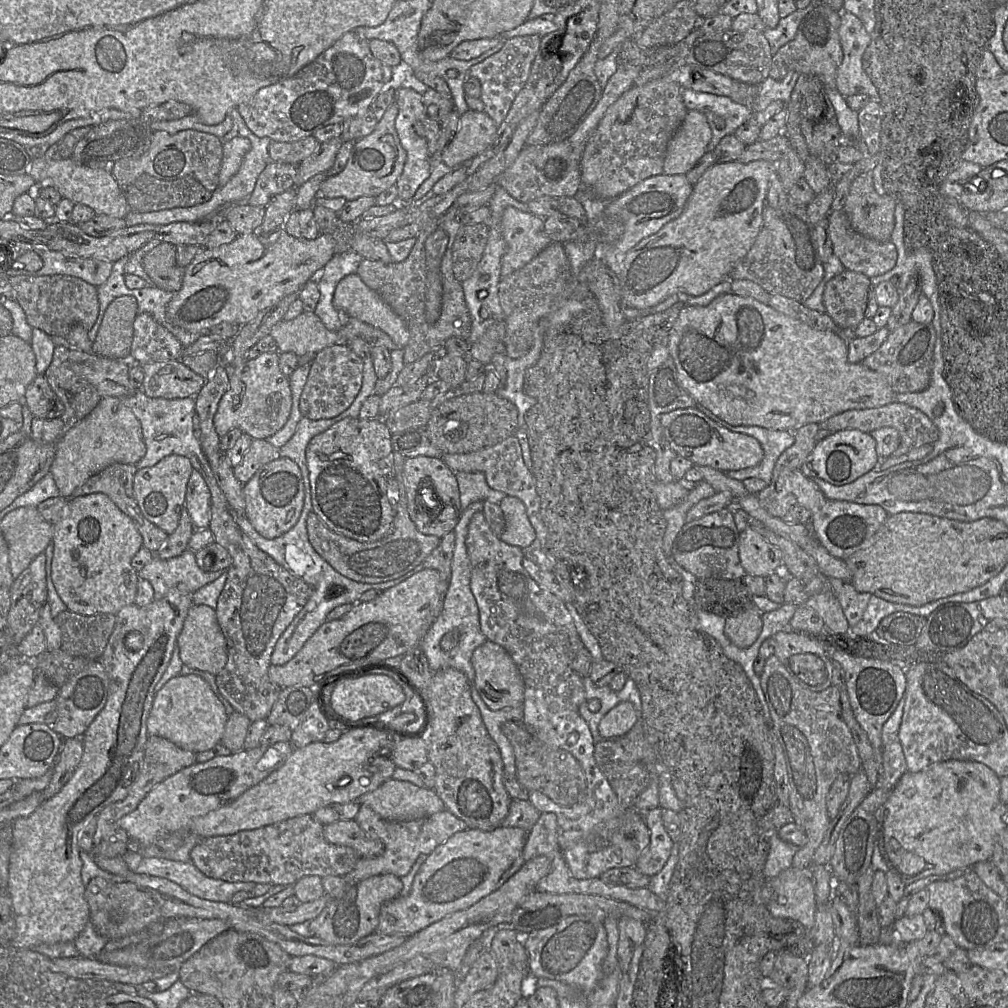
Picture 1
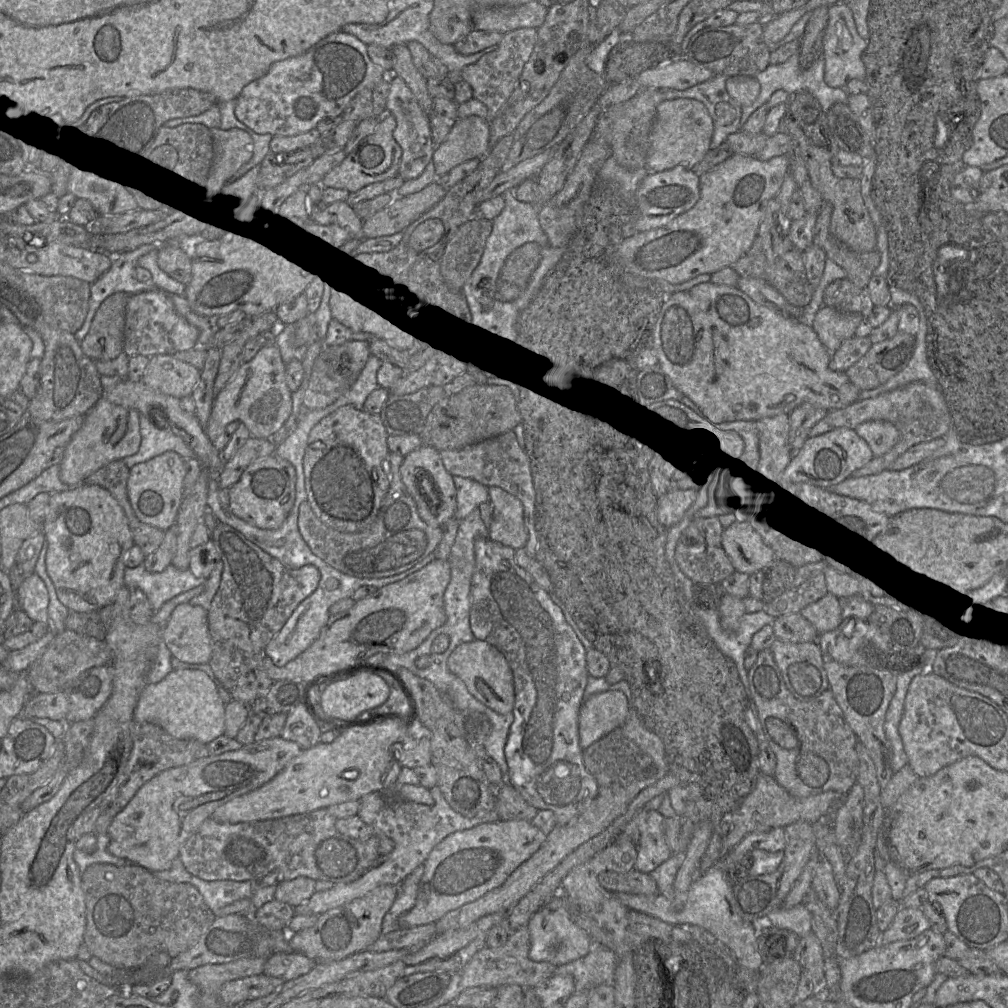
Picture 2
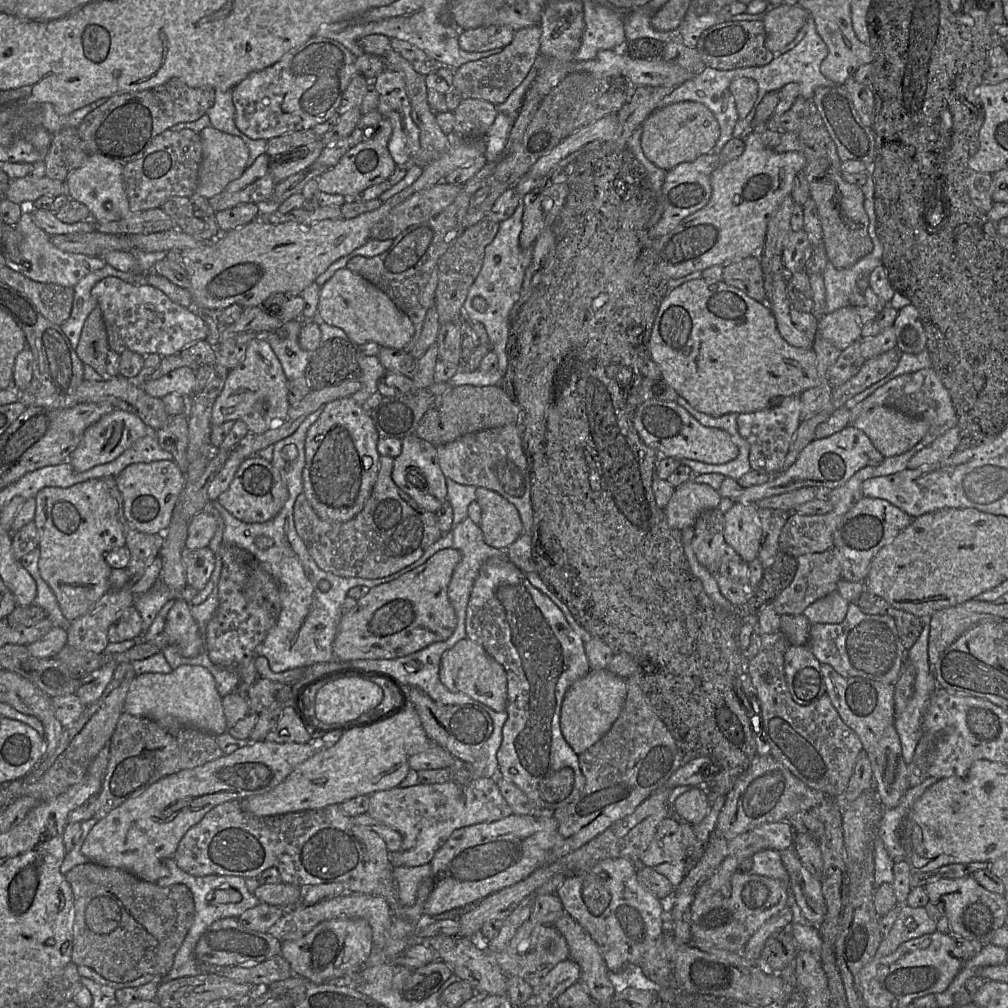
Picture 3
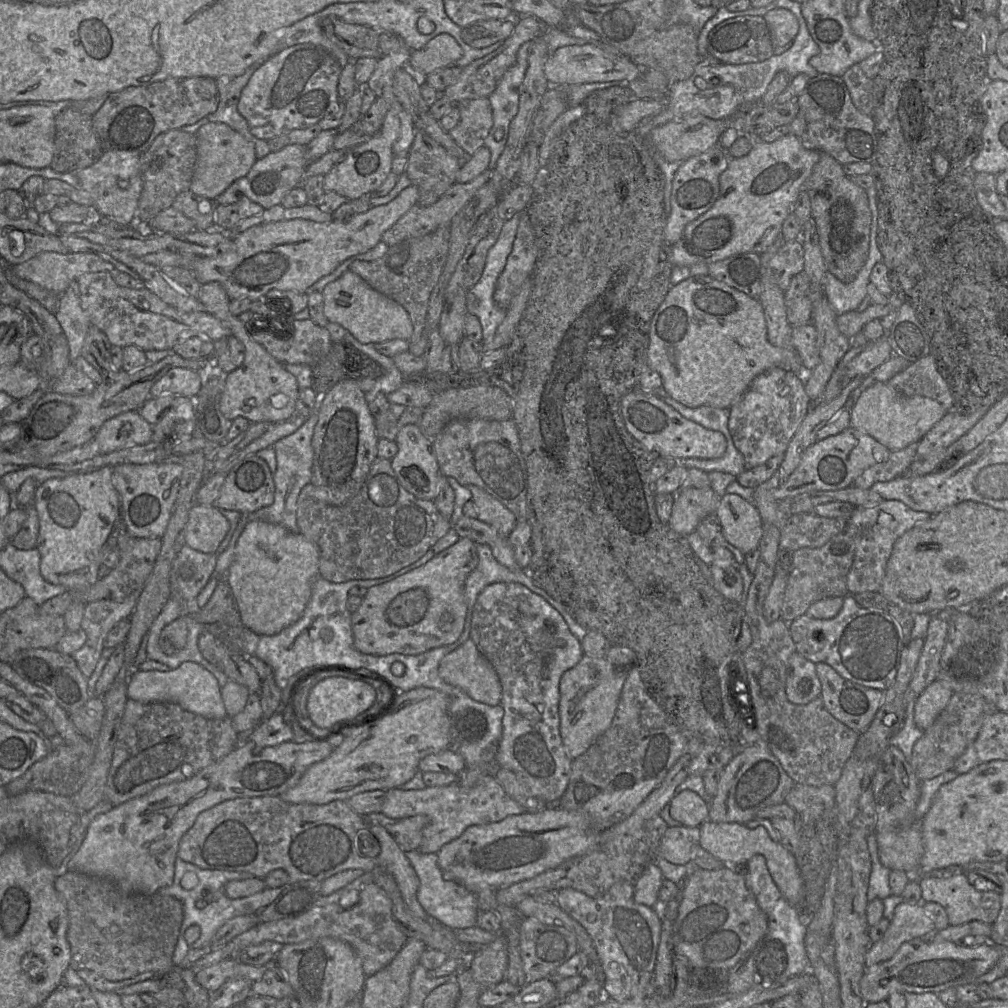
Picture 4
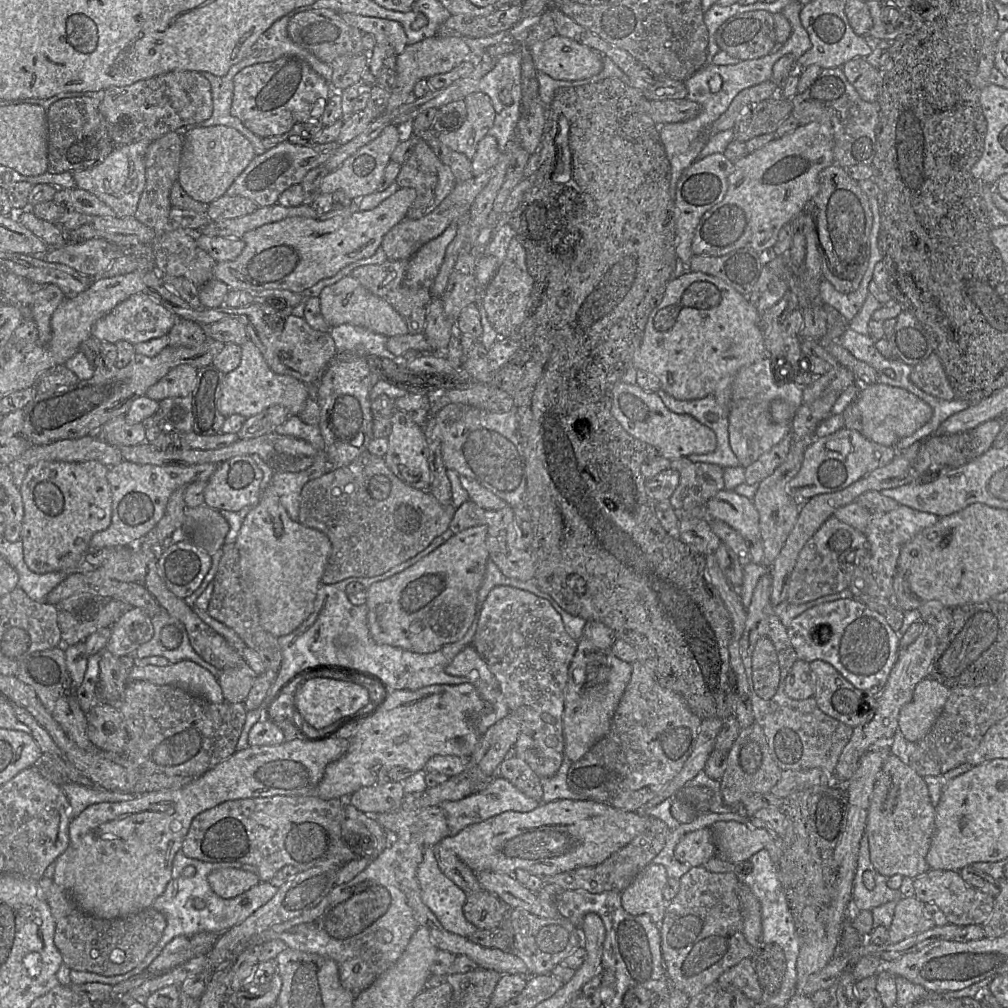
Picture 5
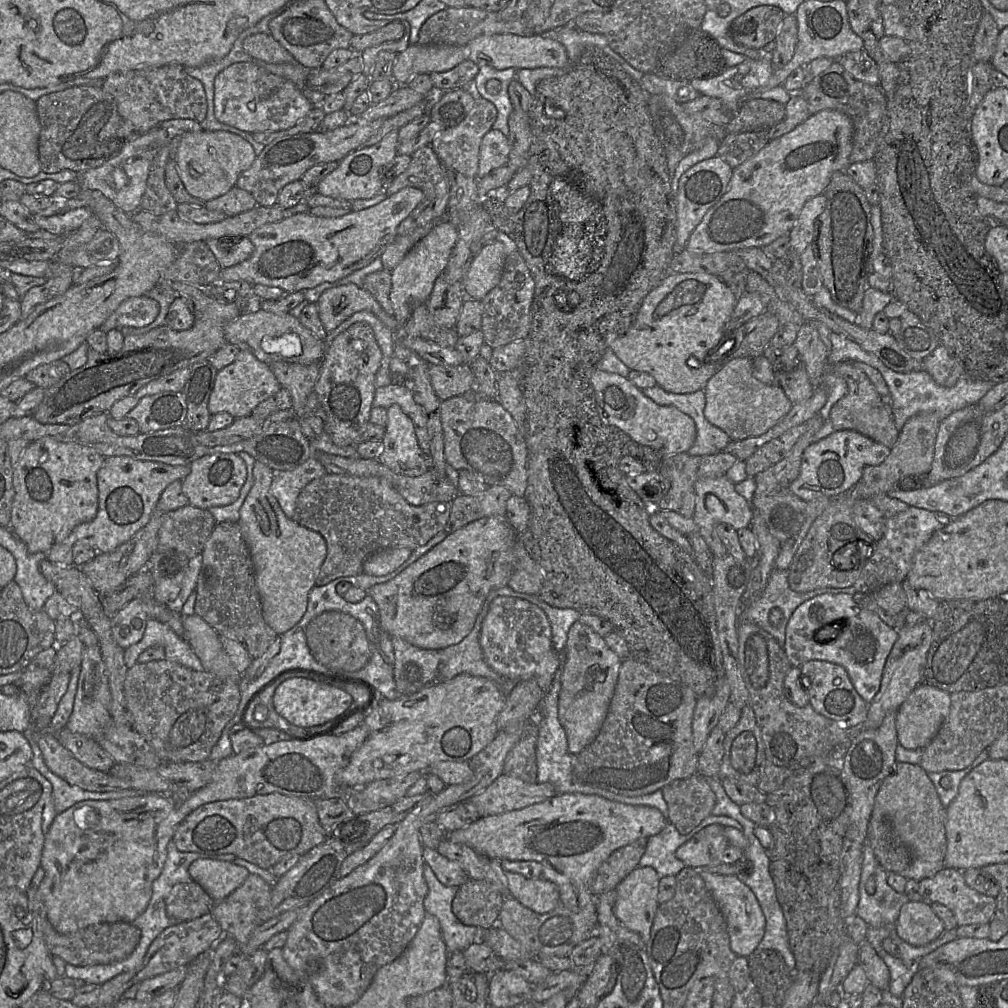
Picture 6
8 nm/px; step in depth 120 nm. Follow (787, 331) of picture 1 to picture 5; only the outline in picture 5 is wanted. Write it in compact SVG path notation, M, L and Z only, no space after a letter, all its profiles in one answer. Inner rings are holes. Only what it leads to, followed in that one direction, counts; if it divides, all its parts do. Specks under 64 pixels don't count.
M686 271L670 280L660 305L651 313L633 365L657 377L661 389L675 399L714 395L722 378L736 376L742 367L768 356L760 319L748 298L720 278Z

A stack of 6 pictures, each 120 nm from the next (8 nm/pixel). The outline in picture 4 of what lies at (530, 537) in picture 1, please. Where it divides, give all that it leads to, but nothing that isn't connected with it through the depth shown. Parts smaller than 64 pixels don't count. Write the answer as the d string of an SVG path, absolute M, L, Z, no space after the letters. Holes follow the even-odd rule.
M468 485L477 508L477 518L508 537L517 524L515 515L499 500L476 485Z

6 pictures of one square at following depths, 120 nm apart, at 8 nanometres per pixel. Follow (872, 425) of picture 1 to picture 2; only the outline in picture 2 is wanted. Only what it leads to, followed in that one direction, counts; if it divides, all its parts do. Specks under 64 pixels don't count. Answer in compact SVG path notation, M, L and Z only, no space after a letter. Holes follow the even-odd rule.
M922 382L910 383L902 388L882 393L874 398L857 401L843 409L834 410L824 418L836 429L857 429L869 421L886 421L893 424L901 433L900 442L884 457L875 457L873 461L857 470L853 477L879 475L893 470L893 464L912 447L945 438L953 427L953 419L945 397L937 386Z

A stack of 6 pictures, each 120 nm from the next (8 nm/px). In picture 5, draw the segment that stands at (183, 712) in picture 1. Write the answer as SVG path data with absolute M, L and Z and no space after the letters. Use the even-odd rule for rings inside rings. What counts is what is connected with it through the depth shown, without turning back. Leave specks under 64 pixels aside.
M189 660L169 663L166 666L132 666L128 672L127 683L132 681L173 685L211 703L225 701L218 680L206 669Z

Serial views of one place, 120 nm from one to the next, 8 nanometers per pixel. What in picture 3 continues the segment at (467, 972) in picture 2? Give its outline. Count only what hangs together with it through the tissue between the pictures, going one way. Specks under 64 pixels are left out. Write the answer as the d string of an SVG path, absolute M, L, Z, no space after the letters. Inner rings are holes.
M529 918L517 930L507 948L493 955L496 963L507 976L518 976L534 983L559 962L570 958L570 951L565 937L553 925L542 925Z

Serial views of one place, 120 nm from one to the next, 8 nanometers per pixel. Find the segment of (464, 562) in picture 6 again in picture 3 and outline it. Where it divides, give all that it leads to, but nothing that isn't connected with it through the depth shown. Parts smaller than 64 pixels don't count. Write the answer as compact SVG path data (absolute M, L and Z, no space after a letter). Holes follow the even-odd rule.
M455 548L434 554L425 564L401 577L370 588L350 611L343 613L333 642L333 653L343 661L393 659L417 652L434 642L447 640L455 631L457 617L448 597L448 586L461 559Z

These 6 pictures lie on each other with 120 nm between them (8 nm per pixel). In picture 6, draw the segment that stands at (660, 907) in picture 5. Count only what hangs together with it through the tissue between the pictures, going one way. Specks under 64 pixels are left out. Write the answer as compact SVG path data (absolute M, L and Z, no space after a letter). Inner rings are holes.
M650 867L631 871L616 887L614 913L626 928L638 933L647 943L659 903L657 901L660 877Z

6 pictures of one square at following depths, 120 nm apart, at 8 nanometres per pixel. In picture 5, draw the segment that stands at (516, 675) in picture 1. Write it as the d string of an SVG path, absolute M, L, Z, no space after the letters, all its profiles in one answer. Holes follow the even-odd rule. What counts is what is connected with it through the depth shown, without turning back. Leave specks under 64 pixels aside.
M472 644L463 648L445 671L453 676L479 678L491 687L498 687L497 679Z

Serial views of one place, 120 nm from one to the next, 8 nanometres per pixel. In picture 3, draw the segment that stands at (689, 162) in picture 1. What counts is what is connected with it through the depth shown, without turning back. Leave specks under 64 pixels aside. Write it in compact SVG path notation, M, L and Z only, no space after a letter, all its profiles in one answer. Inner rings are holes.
M683 101L659 108L648 116L642 124L641 147L651 162L669 171L682 162L694 161L712 152L719 135L719 124L705 105Z

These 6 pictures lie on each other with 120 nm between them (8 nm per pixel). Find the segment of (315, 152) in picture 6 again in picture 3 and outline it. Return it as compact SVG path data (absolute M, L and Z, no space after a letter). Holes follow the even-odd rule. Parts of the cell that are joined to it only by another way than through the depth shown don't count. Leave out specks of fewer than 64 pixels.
M260 155L243 174L230 182L221 193L209 199L215 212L244 203L255 203L270 208L274 188L278 182L269 171L270 156Z

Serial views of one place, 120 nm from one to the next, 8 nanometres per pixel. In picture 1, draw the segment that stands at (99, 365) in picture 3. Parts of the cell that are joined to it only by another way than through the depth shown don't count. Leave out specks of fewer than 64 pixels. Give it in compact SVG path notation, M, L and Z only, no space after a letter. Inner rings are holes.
M126 295L114 299L105 310L93 341L93 353L106 358L129 360L134 321L138 313L138 304L134 296Z

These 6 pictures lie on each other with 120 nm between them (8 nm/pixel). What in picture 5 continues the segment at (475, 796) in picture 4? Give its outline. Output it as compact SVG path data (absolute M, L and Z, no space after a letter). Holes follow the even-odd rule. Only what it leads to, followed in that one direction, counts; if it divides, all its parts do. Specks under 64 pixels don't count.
M495 776L481 791L456 801L444 801L438 806L445 812L449 836L454 836L469 825L485 821L505 811L530 812L539 804L539 801L526 796L509 780L501 776Z

